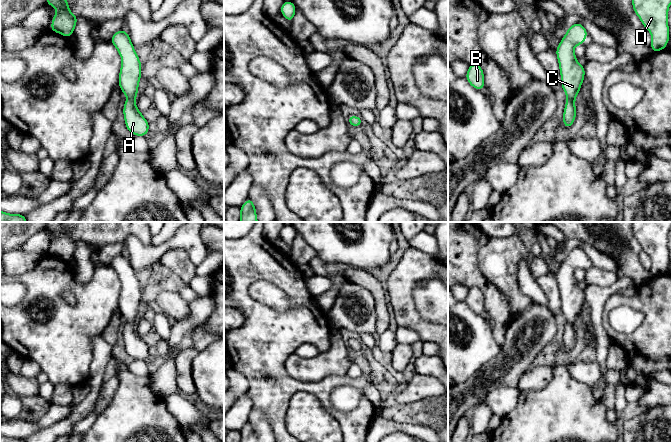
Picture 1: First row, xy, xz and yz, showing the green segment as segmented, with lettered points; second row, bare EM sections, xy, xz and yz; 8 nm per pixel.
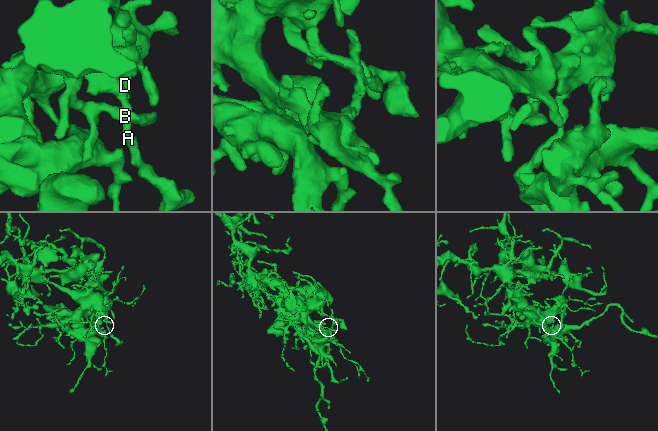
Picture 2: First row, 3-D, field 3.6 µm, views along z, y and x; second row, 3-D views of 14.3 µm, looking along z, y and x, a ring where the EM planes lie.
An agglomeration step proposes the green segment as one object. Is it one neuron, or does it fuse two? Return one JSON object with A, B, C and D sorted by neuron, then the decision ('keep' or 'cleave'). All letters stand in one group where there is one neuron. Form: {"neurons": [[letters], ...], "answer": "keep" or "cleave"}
{"neurons": [["A", "B", "C", "D"]], "answer": "keep"}

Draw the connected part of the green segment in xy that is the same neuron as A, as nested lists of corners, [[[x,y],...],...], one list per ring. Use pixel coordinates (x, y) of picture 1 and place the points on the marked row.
[[[124,28],[114,32],[110,42],[116,47],[122,59],[118,85],[127,96],[123,106],[125,126],[134,136],[145,137],[149,133],[150,123],[138,110],[135,101],[141,80],[142,64],[130,40],[130,34],[125,32]]]

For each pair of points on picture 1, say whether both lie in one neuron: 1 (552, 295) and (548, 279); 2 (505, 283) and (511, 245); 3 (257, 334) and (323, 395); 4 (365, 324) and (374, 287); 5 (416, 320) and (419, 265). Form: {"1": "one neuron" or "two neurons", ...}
{"1": "one neuron", "2": "one neuron", "3": "one neuron", "4": "two neurons", "5": "one neuron"}

